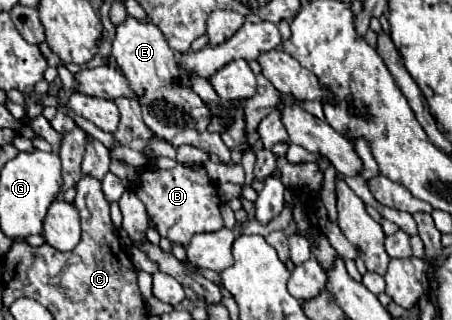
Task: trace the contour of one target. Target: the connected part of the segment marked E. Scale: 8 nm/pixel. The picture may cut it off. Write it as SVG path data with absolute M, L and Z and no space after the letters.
M126 18L126 22L116 28L112 58L120 66L134 94L138 94L142 120L154 136L164 138L176 148L182 144L192 144L204 152L216 154L224 164L230 162L230 150L224 146L220 134L208 130L208 108L204 106L200 96L192 92L192 88L180 82L182 70L176 62L176 56L168 46L164 34L154 24L142 24L136 22L136 18Z

